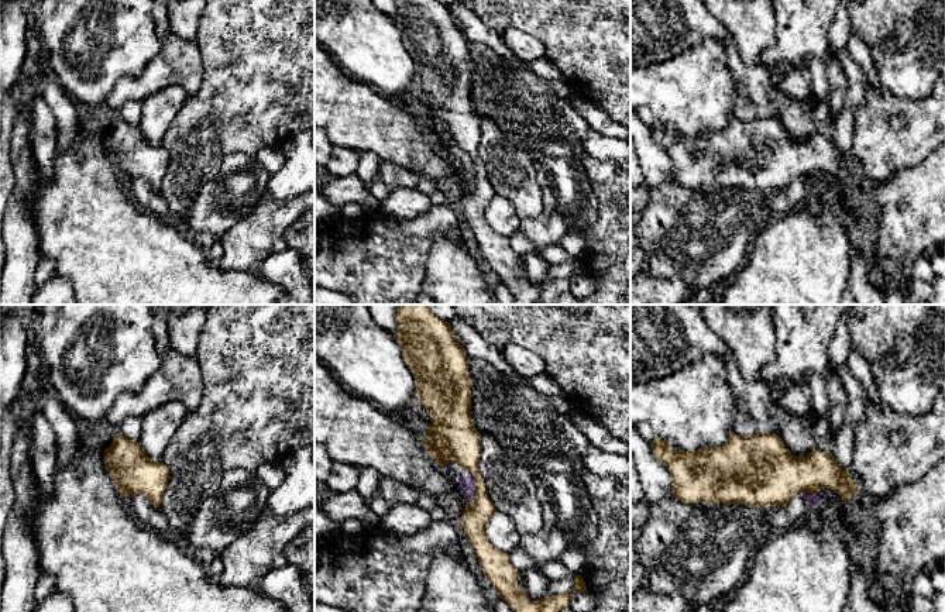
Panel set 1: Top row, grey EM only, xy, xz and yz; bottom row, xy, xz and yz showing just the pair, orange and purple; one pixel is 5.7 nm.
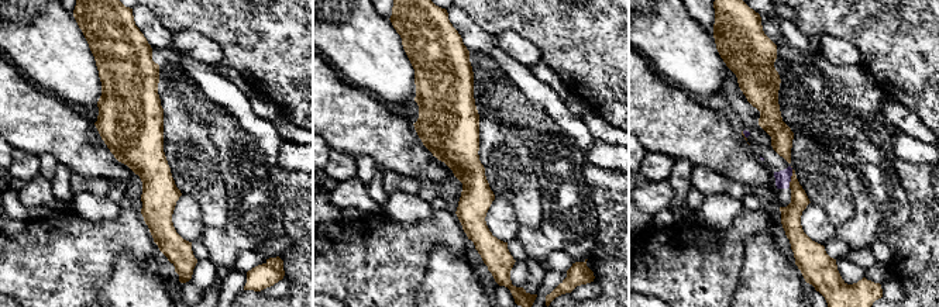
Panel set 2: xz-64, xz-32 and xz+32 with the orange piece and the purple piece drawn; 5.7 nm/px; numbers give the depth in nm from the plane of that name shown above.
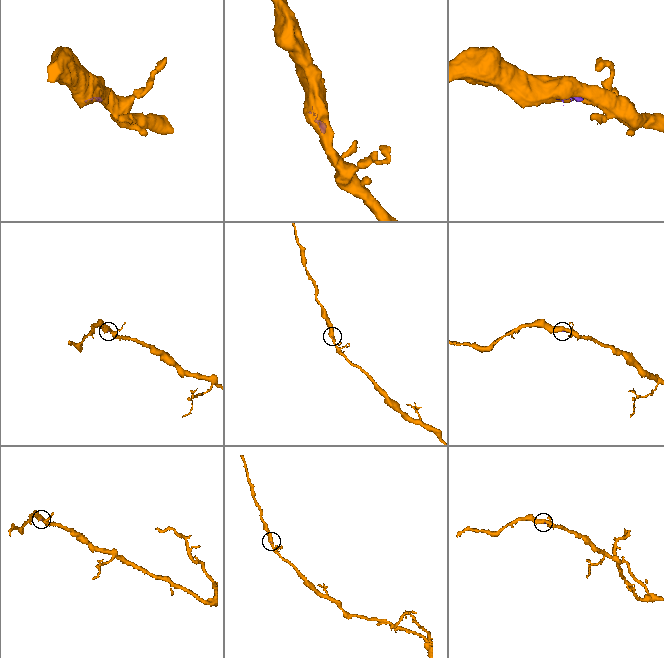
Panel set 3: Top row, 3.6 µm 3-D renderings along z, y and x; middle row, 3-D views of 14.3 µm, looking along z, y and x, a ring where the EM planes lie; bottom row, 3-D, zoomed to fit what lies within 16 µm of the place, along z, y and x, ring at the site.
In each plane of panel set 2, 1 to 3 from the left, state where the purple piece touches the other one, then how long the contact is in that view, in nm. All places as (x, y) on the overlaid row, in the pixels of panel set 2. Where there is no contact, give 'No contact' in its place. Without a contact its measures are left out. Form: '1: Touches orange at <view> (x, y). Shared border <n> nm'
1: No contact
2: No contact
3: Touches orange at xz+32 (791, 176). Shared border 120 nm

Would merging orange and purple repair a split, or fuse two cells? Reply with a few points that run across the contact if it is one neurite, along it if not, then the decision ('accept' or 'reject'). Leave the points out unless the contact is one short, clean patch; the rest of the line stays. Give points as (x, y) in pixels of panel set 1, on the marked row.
xz (468, 471), (474, 481), (474, 498), (470, 502) | reject

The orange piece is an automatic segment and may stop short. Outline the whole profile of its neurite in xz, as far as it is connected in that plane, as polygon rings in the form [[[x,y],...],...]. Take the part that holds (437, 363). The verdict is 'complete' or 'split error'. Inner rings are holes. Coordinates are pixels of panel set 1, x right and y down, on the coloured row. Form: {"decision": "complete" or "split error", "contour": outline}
{"decision": "complete", "contour": [[[398,305],[395,340],[402,348],[402,357],[410,369],[420,405],[427,410],[432,424],[426,423],[426,436],[422,443],[429,455],[440,465],[457,463],[467,470],[474,481],[474,499],[460,518],[464,534],[470,541],[478,563],[492,585],[496,595],[506,601],[513,612],[559,612],[570,605],[573,592],[587,592],[581,575],[574,575],[574,589],[568,594],[549,595],[532,601],[526,591],[518,585],[520,573],[512,565],[509,554],[495,549],[485,533],[485,526],[496,512],[489,499],[484,478],[478,471],[481,455],[481,434],[472,424],[471,416],[471,388],[472,381],[468,375],[468,362],[463,345],[456,341],[450,323],[439,319],[426,305]]]}

